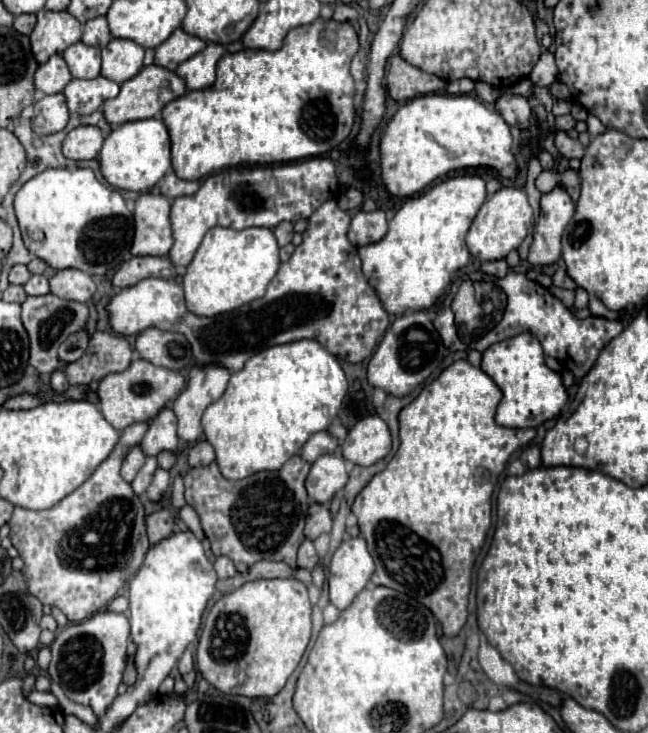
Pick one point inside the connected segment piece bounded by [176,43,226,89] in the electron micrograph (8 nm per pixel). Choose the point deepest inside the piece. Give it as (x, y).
(199, 72)

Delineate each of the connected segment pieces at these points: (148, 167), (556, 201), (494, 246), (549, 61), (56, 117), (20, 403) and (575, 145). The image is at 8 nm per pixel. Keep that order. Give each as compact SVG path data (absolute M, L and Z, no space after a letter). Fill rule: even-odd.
M150 117L118 125L104 141L100 151L100 169L106 181L116 189L150 191L170 167L170 137L162 119Z
M556 187L552 193L542 195L540 221L534 227L534 241L530 245L530 265L552 265L562 255L562 231L574 215L574 203L570 195Z
M502 187L492 197L488 197L484 201L484 205L480 207L480 211L468 231L466 247L472 253L472 257L476 257L480 261L504 259L510 251L518 249L518 245L528 235L528 231L532 227L532 217L534 215L532 215L532 207L528 205L526 193L516 187Z
M544 51L528 77L530 77L530 79L534 81L534 85L538 85L538 87L548 87L548 85L552 85L552 81L558 77L558 69L556 69L556 63L554 63L554 55L552 55L550 51Z
M62 93L46 95L44 99L34 103L34 117L32 117L32 129L38 135L52 135L66 127L68 123L68 107L66 97Z
M22 393L22 395L10 397L2 407L4 409L32 409L32 407L38 407L38 405L40 405L40 399L38 397L28 395L28 393Z
M558 131L558 135L556 135L556 147L558 147L558 151L560 151L566 159L572 159L572 157L582 159L582 157L584 157L584 147L580 145L580 141L570 139L564 131Z

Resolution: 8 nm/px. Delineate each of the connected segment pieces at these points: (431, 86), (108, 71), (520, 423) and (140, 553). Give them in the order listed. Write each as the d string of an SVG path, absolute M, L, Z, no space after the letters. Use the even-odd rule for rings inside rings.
M398 53L390 57L386 79L388 95L396 101L406 101L426 93L442 93L446 89L446 81L406 63Z
M112 39L102 49L102 75L124 83L142 69L144 49L128 39Z
M520 333L516 337L490 345L482 357L482 369L504 393L496 411L496 423L502 427L538 427L544 421L554 419L568 403L568 391L562 383L560 373L546 367L542 345L530 333Z
M146 421L126 427L110 457L86 483L60 503L44 511L16 507L8 521L10 541L24 561L22 573L28 591L42 605L58 607L70 623L80 623L104 609L134 577L146 557L144 507L140 497L120 477L120 465L126 453L142 441L146 429Z

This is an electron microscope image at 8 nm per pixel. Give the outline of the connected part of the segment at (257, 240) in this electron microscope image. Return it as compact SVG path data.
M214 227L204 235L188 271L184 275L186 307L200 317L214 317L226 311L234 311L266 293L268 283L276 275L280 265L278 243L270 229L248 227L242 231Z

